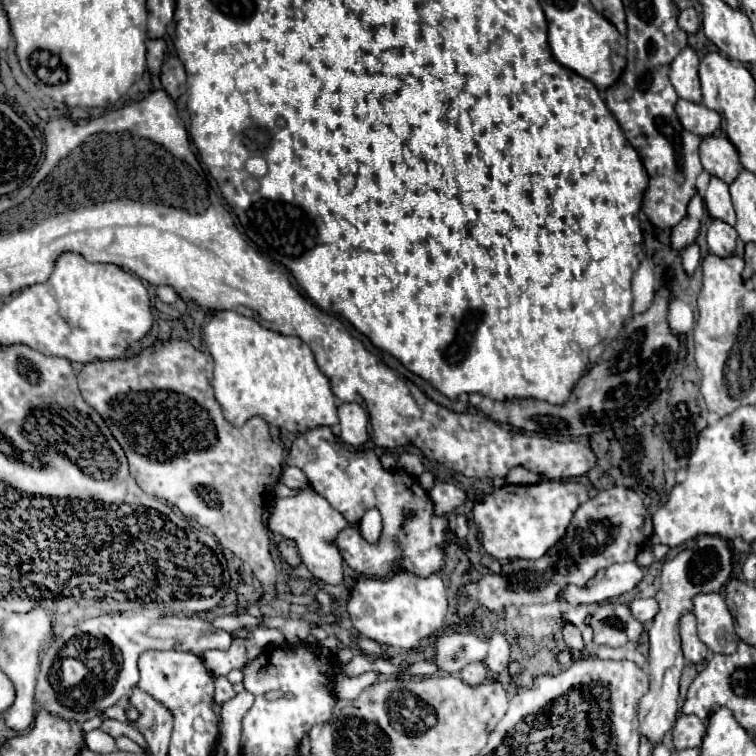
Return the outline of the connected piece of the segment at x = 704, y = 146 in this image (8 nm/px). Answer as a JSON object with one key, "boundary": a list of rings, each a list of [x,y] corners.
{"boundary":[[[704,136],[700,142],[700,158],[702,166],[710,174],[716,174],[728,184],[738,176],[742,168],[738,152],[726,136]]]}

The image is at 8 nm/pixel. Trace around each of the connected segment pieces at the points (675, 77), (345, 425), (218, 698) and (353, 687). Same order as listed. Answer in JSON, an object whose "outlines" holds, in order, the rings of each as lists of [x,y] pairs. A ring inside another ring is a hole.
{"outlines":[[[[686,46],[670,66],[670,82],[674,82],[678,96],[684,100],[702,102],[698,66],[700,58],[692,46]]],[[[346,402],[338,406],[340,418],[340,438],[342,442],[358,448],[368,440],[368,416],[364,408],[356,402]]],[[[216,676],[216,694],[214,694],[214,702],[216,704],[224,704],[226,700],[230,700],[234,696],[234,686],[230,684],[230,680],[226,676]]],[[[366,672],[362,676],[350,678],[346,674],[336,674],[334,676],[334,692],[340,700],[352,700],[356,698],[366,686],[370,686],[372,682],[376,682],[376,672]]]]}

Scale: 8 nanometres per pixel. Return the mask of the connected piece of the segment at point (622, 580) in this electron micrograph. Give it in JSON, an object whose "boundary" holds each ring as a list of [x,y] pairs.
{"boundary":[[[636,562],[612,564],[610,568],[600,570],[582,588],[574,584],[566,586],[558,600],[566,604],[598,604],[632,590],[642,580],[642,576],[644,568],[636,566]]]}

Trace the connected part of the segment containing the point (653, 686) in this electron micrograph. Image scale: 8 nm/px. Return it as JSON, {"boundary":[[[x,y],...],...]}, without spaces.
{"boundary":[[[702,534],[688,548],[680,550],[674,558],[666,560],[662,566],[662,586],[656,594],[660,610],[648,632],[650,636],[650,690],[640,700],[640,736],[648,738],[652,744],[662,742],[666,732],[672,730],[678,714],[678,680],[684,668],[684,658],[680,650],[678,622],[686,612],[692,612],[692,600],[702,592],[720,592],[720,588],[730,580],[732,574],[732,548],[720,536]]]}

